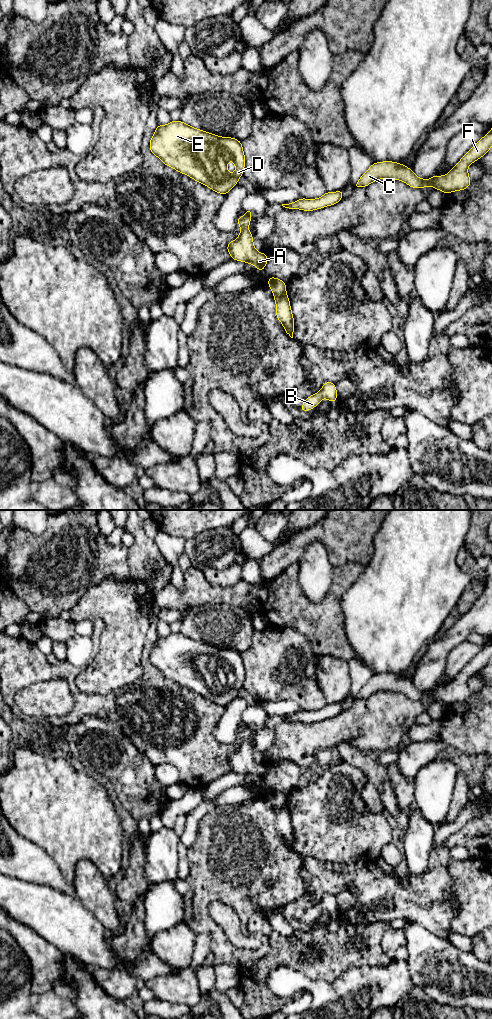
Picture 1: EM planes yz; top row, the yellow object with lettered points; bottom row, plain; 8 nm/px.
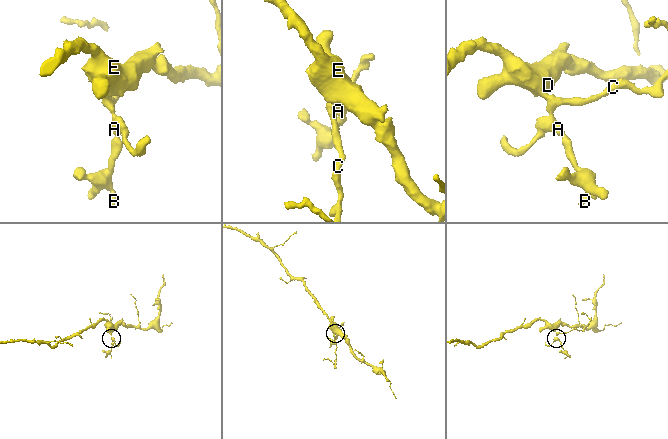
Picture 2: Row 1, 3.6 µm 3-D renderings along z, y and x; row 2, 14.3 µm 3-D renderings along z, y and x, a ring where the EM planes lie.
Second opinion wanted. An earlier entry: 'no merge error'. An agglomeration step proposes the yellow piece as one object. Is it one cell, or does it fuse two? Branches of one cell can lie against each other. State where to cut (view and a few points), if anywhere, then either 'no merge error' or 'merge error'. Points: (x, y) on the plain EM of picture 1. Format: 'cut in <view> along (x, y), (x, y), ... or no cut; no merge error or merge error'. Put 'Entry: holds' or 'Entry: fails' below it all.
no cut; no merge error
Entry: holds

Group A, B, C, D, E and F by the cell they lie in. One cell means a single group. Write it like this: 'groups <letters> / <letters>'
groups A B C D E F

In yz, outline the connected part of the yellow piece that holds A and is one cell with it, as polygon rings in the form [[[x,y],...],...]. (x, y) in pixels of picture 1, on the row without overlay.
[[[246,722],[244,728],[237,730],[241,744],[236,752],[228,755],[227,762],[233,772],[247,774],[255,777],[258,783],[263,783],[268,771],[266,765],[259,765],[254,760],[252,745],[248,742],[252,725],[254,725],[252,722]]]

